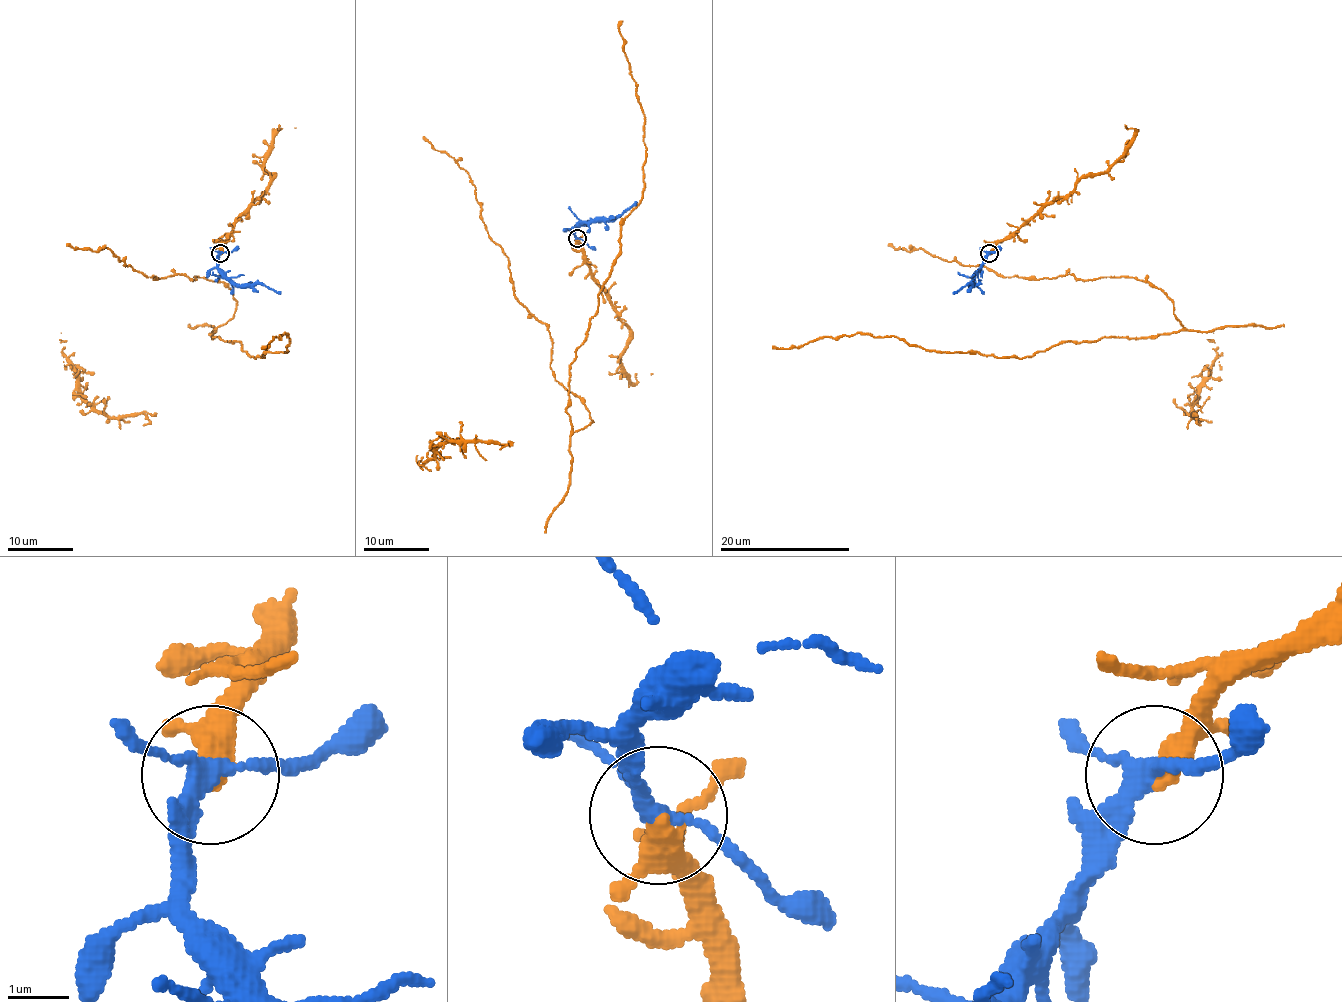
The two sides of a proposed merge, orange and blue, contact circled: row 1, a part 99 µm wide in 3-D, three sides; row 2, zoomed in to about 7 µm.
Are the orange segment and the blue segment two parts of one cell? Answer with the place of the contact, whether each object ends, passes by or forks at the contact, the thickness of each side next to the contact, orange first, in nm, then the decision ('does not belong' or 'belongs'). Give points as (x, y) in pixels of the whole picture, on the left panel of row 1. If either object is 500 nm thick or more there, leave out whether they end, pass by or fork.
(220, 253) | orange passes by | blue forks | 300/220 nm | belongs

